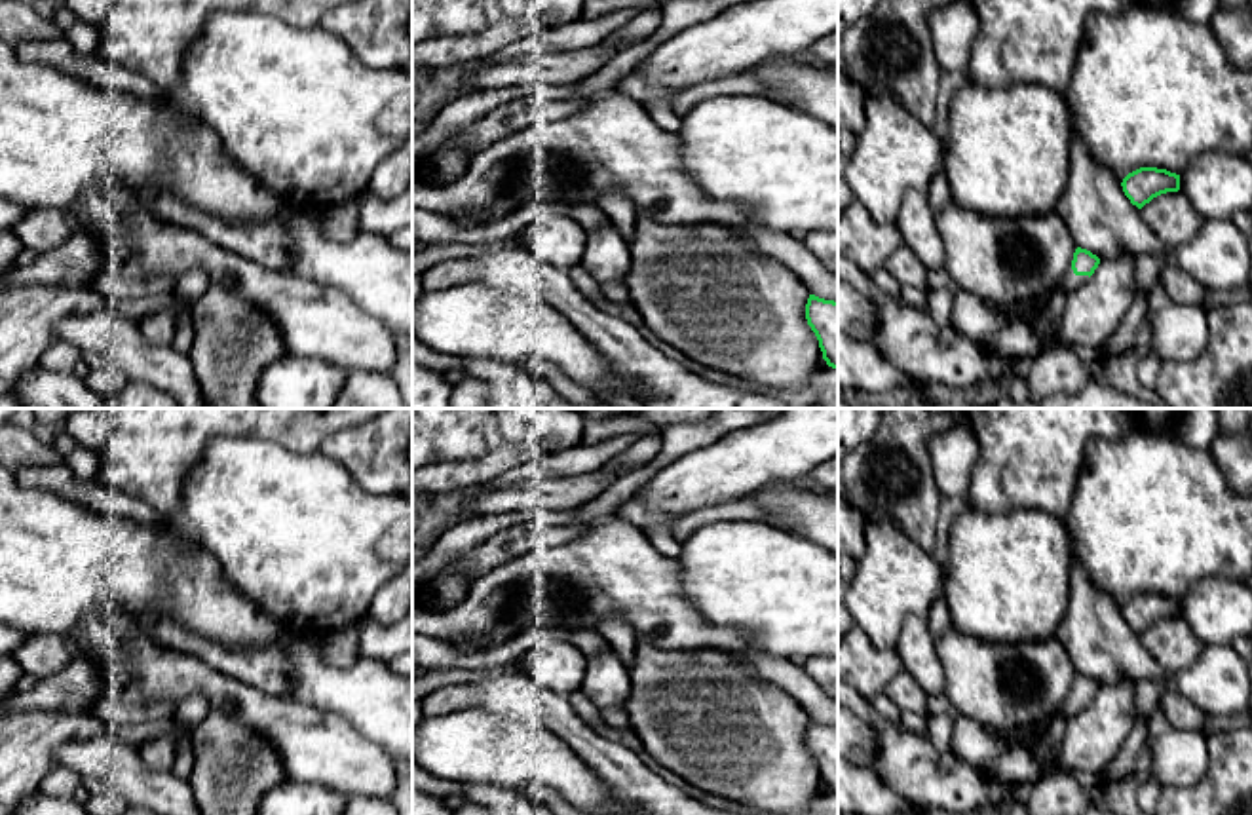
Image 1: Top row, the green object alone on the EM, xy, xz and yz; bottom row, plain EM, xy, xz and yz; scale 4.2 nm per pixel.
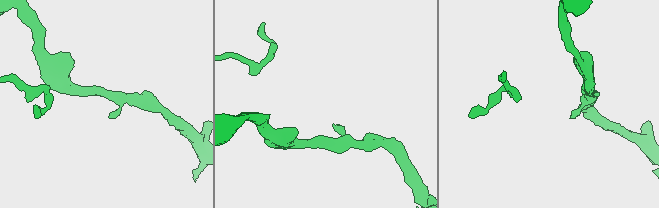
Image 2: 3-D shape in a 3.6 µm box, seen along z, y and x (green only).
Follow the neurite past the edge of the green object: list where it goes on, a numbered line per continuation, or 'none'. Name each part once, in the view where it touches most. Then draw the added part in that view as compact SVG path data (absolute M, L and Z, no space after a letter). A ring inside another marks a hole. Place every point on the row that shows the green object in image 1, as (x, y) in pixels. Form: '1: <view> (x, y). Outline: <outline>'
1: yz (1045, 325). Outline: M1070 268L1064 279L1058 283L1058 289L1049 298L1049 304L1043 308L1041 315L1028 327L1043 338L1043 351L1054 346L1068 346L1081 361L1091 365L1098 361L1100 357L1098 350L1075 344L1060 344L1054 340L1054 327L1066 310L1068 294L1087 281L1089 275L1075 275L1073 270Z

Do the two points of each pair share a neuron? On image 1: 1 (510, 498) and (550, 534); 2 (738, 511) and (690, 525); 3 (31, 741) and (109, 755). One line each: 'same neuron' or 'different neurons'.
1: different neurons
2: same neuron
3: different neurons

